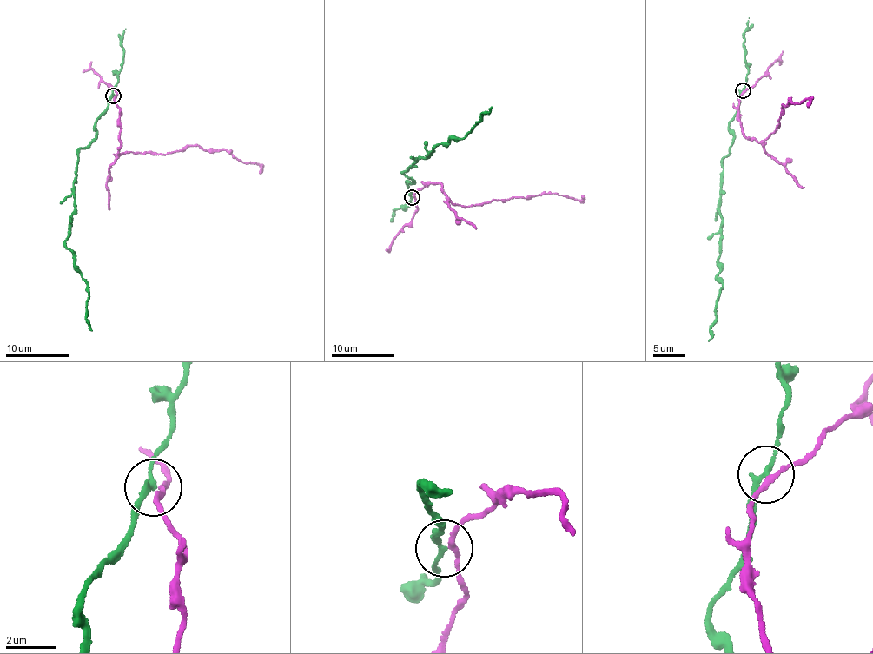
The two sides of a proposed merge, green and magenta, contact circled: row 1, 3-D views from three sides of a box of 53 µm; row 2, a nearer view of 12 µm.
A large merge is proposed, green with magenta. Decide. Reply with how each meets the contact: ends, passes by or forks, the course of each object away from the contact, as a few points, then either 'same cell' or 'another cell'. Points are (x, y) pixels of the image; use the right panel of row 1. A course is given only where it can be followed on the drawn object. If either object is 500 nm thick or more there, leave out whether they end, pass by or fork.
green passes by; magenta passes by; course green (742, 90), (739, 107), (729, 123), (734, 139), (722, 161), (722, 238), (717, 279), (722, 286), (709, 340); course magenta (743, 91), (742, 134), (759, 142), (777, 130), (782, 105), (790, 98), (809, 98), (808, 108); another cell

